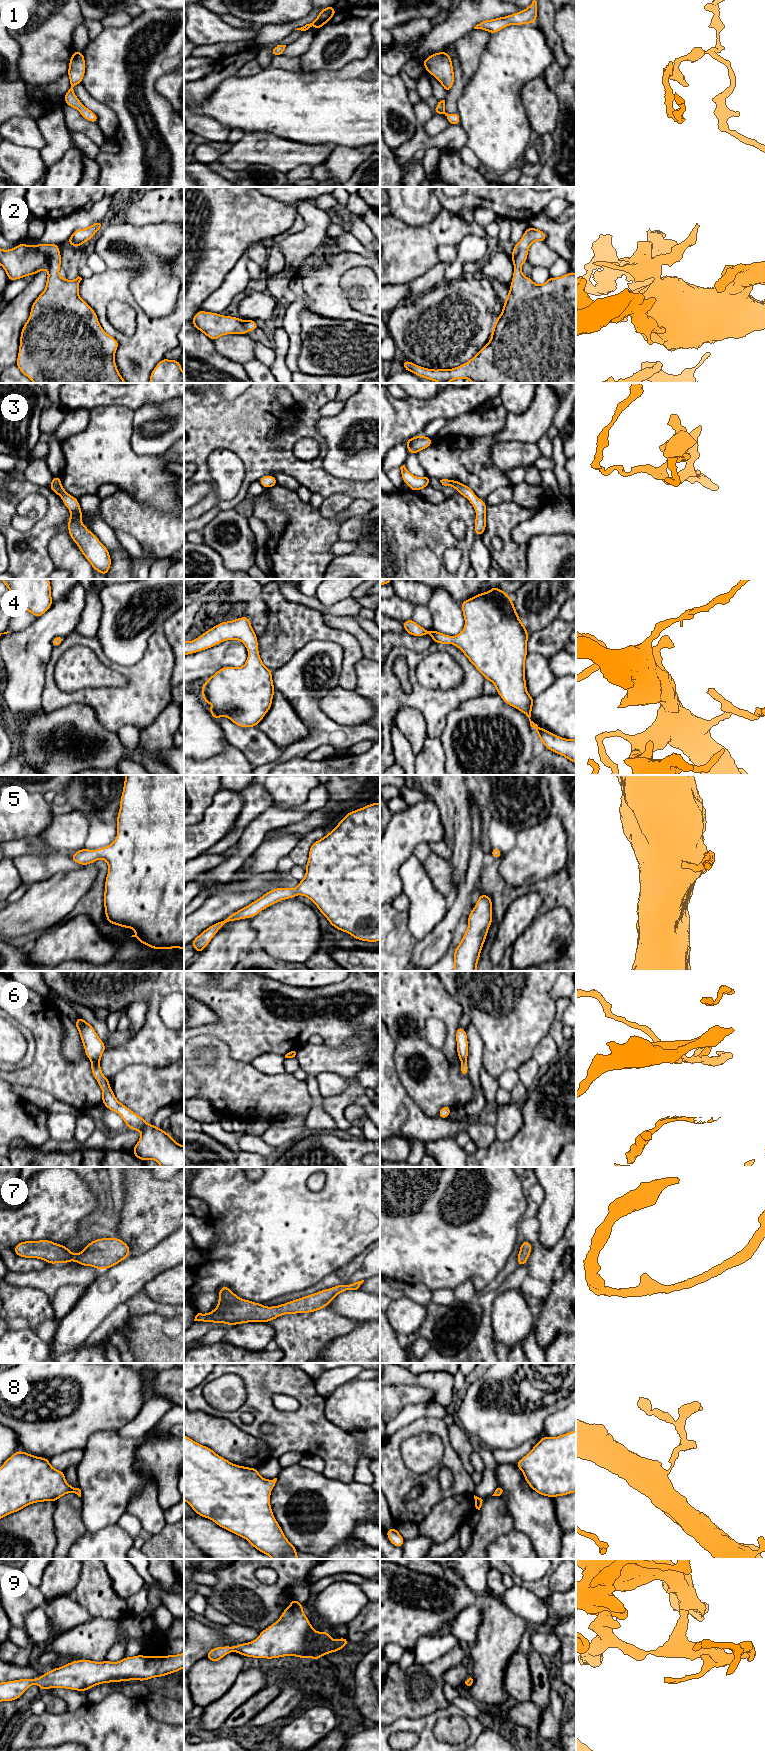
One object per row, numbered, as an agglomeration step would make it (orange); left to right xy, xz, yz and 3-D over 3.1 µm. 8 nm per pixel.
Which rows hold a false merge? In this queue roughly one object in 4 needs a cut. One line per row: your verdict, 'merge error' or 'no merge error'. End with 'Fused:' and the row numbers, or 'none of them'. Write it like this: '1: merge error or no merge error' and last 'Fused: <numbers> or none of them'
1: no merge error
2: no merge error
3: no merge error
4: no merge error
5: no merge error
6: no merge error
7: no merge error
8: no merge error
9: no merge error
Fused: none of them

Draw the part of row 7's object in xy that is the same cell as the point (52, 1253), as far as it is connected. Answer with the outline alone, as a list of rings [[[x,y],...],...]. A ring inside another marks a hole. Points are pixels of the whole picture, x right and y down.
[[[115,1238],[96,1239],[87,1244],[81,1253],[71,1253],[65,1245],[50,1240],[24,1241],[14,1247],[16,1255],[23,1258],[38,1258],[49,1264],[74,1261],[82,1266],[105,1270],[129,1257],[130,1247]]]

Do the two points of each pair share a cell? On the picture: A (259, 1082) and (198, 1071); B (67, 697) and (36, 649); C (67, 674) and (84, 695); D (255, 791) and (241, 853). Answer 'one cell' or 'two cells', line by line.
A: one cell
B: two cells
C: two cells
D: two cells

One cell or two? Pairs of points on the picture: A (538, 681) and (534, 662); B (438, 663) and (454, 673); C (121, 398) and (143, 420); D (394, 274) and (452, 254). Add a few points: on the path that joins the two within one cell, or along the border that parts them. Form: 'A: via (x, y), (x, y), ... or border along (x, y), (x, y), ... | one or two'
A: via (538, 676), (537, 667) | one
B: via (442, 664), (450, 672) | one
C: border along (157, 402), (146, 403), (135, 411) | two
D: border along (455, 246), (441, 245), (438, 248), (438, 259) | two

